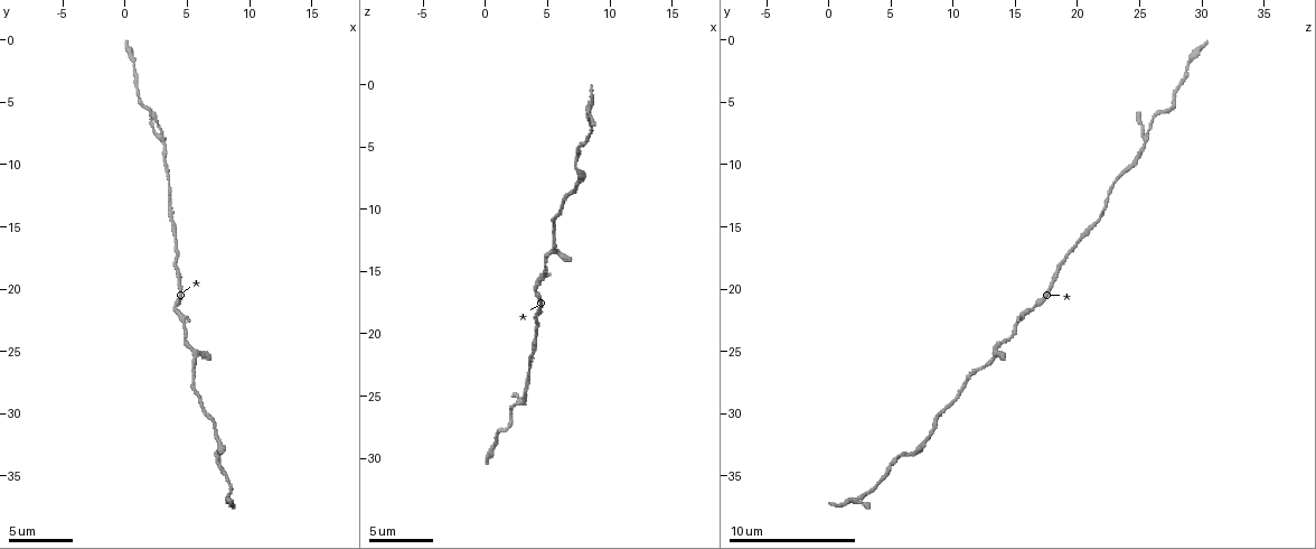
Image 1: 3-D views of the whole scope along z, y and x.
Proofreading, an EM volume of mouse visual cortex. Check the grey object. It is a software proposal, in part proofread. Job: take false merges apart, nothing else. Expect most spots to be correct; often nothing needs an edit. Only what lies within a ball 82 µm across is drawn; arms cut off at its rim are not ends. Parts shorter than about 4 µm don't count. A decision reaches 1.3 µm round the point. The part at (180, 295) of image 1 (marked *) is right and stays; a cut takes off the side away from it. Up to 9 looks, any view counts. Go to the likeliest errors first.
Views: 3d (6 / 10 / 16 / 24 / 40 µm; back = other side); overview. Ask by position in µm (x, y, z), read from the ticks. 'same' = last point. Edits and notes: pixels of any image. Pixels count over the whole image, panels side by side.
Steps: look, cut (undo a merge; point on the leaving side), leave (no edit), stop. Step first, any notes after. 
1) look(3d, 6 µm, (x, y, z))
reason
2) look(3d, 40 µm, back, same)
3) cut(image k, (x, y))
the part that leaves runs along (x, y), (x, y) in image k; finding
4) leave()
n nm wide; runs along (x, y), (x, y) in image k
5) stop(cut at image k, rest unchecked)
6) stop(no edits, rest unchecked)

look(3d, 10 µm, (2.6, 7.4, 25.4))
thick turns thin

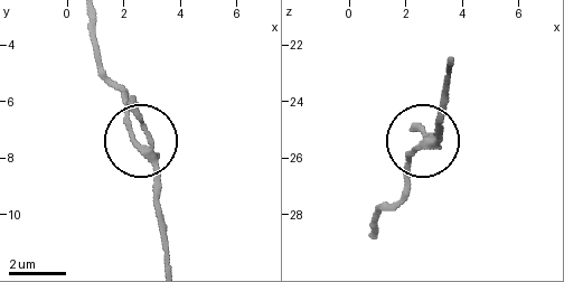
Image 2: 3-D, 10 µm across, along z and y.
look(3d, 10 µm, back, (2.6, 7.5, 25.6))
from behind

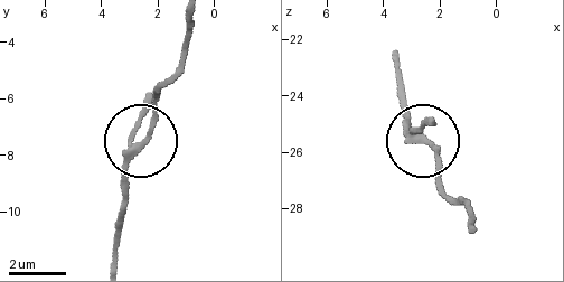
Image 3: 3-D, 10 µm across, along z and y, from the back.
leave()
3 arms; runs along (391, 55), (405, 125), (434, 151), (439, 178) in image 3; continuous, no second cell

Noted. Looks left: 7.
look(3d, 6 µm, (5.6, 25.6, 13.0))

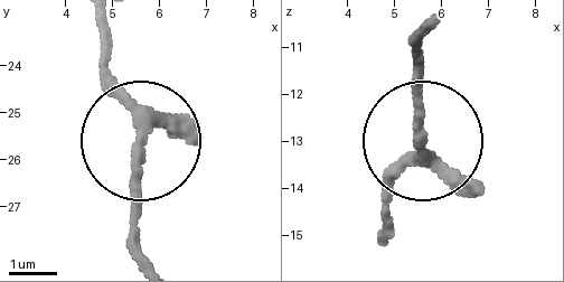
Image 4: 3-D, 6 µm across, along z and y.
look(3d, 6 µm, back, (5.55, 25.70, 13.05))

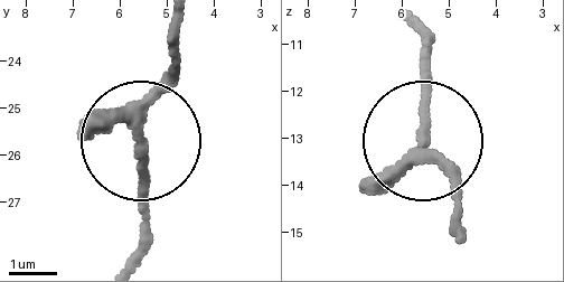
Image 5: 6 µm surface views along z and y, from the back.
leave()
230 nm wide; runs along (179, 28), (175, 64), (142, 112), (142, 228) in image 5; one cell here

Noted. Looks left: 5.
look(3d, 10 µm, (7.2, 33.2, 6.4))
calibre changes

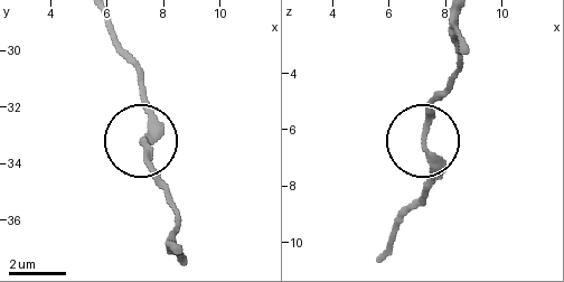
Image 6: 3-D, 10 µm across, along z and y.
look(3d, 6 µm, (7.4, 33.2, 6.3))
closer look

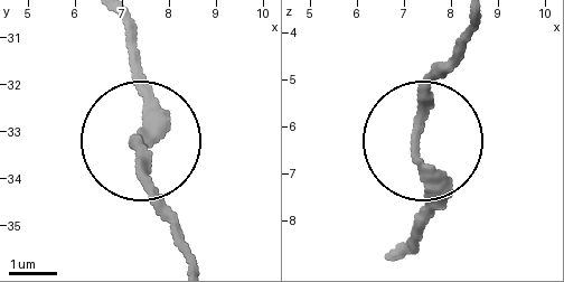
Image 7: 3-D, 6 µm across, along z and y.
leave()
runs along (394, 260), (430, 187), (417, 103), (453, 47) in image 7; one cell here

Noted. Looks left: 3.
look(3d, 10 µm, (0.8, 2.4, 28.6))
calibre changes

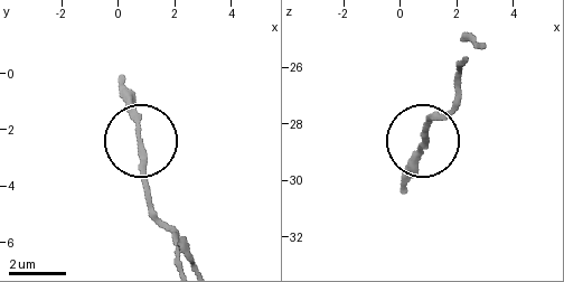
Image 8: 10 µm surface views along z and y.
look(3d, 10 µm, back, (0.7, 2.4, 28.7))
from behind

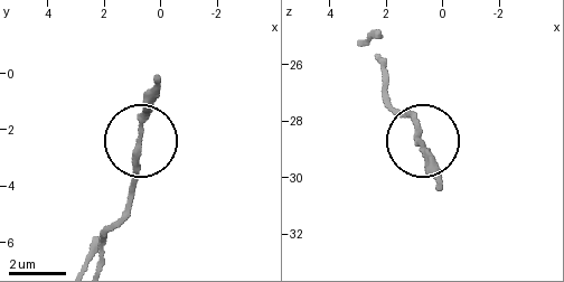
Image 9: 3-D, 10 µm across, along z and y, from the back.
leave()
runs along (99, 261), (99, 238), (123, 210), (142, 116), (157, 90) in image 9; all the same cell

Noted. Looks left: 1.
stop(no edits, rest unchecked)

